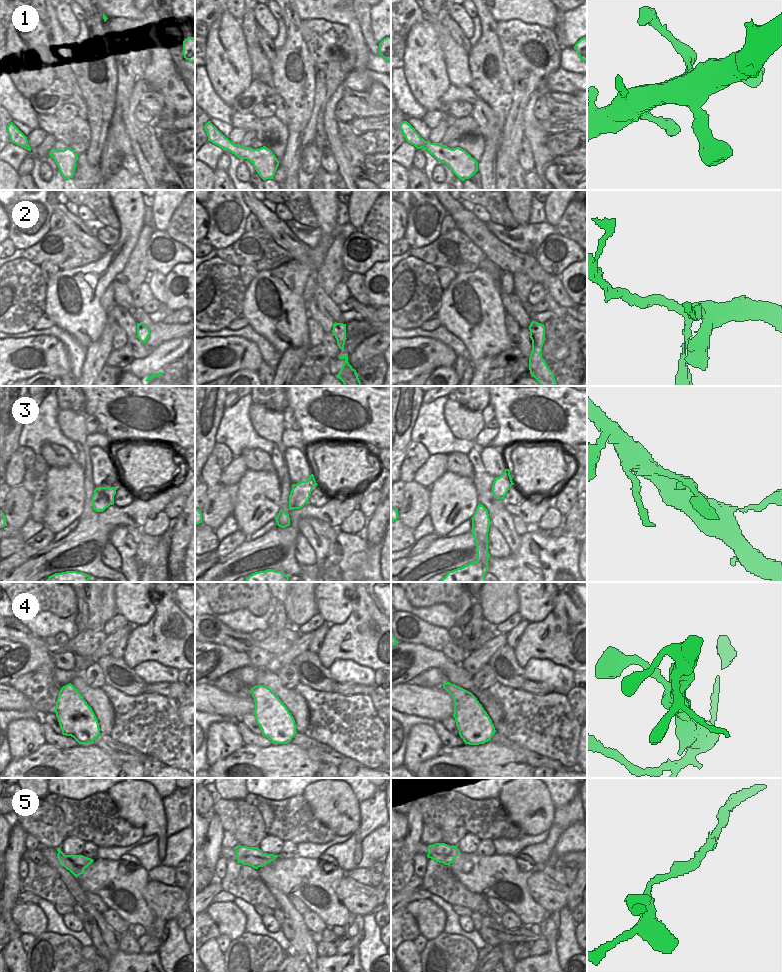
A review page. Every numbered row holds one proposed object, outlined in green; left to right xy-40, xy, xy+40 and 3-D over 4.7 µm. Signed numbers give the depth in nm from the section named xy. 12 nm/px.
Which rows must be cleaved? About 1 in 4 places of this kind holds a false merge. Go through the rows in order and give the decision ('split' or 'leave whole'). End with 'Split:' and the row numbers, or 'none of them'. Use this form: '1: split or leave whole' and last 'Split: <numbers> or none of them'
1: leave whole
2: leave whole
3: leave whole
4: leave whole
5: leave whole
Split: none of them

